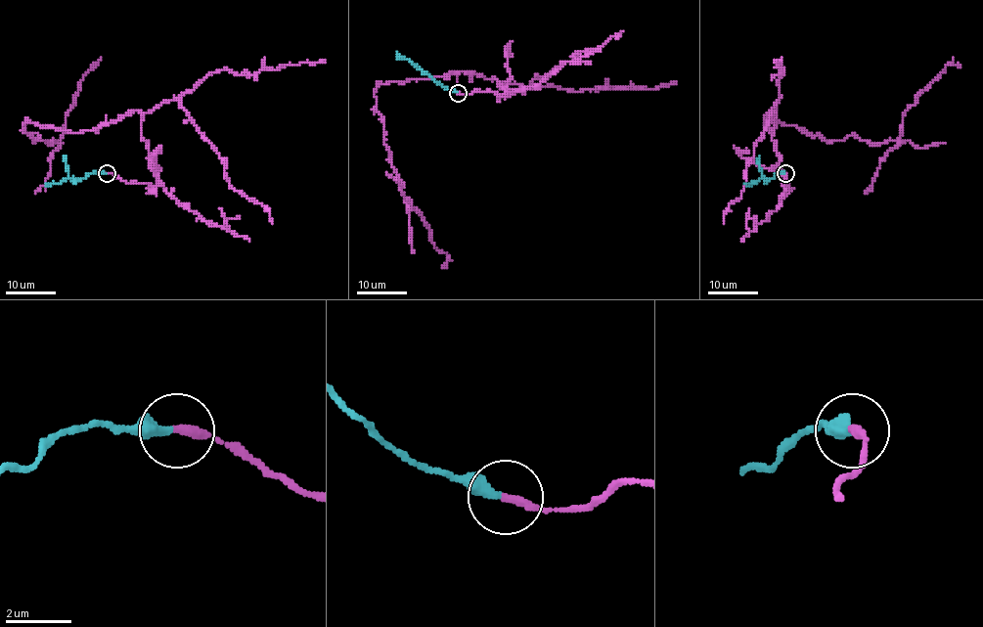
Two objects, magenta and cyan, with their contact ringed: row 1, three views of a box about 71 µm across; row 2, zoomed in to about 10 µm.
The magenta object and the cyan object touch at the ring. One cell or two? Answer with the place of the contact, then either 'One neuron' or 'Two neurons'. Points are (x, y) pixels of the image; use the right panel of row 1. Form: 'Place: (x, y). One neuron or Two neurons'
Place: (785, 173). Two neurons

